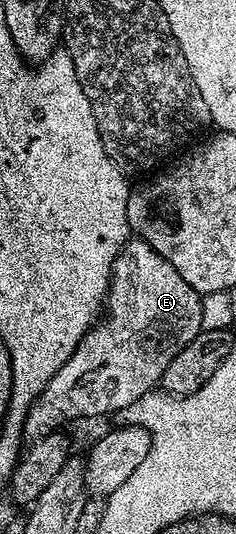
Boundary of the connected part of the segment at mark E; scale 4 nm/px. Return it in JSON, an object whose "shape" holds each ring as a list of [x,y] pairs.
{"shape":[[[134,237],[124,248],[125,259],[130,270],[130,304],[115,317],[114,323],[103,318],[91,327],[90,334],[78,342],[72,357],[52,381],[48,381],[44,394],[26,415],[24,435],[27,440],[33,441],[51,430],[46,407],[52,414],[63,415],[66,419],[78,419],[81,415],[90,419],[93,415],[110,415],[113,411],[121,413],[125,407],[155,390],[172,357],[204,330],[201,321],[203,296],[192,289],[156,249]]]}

